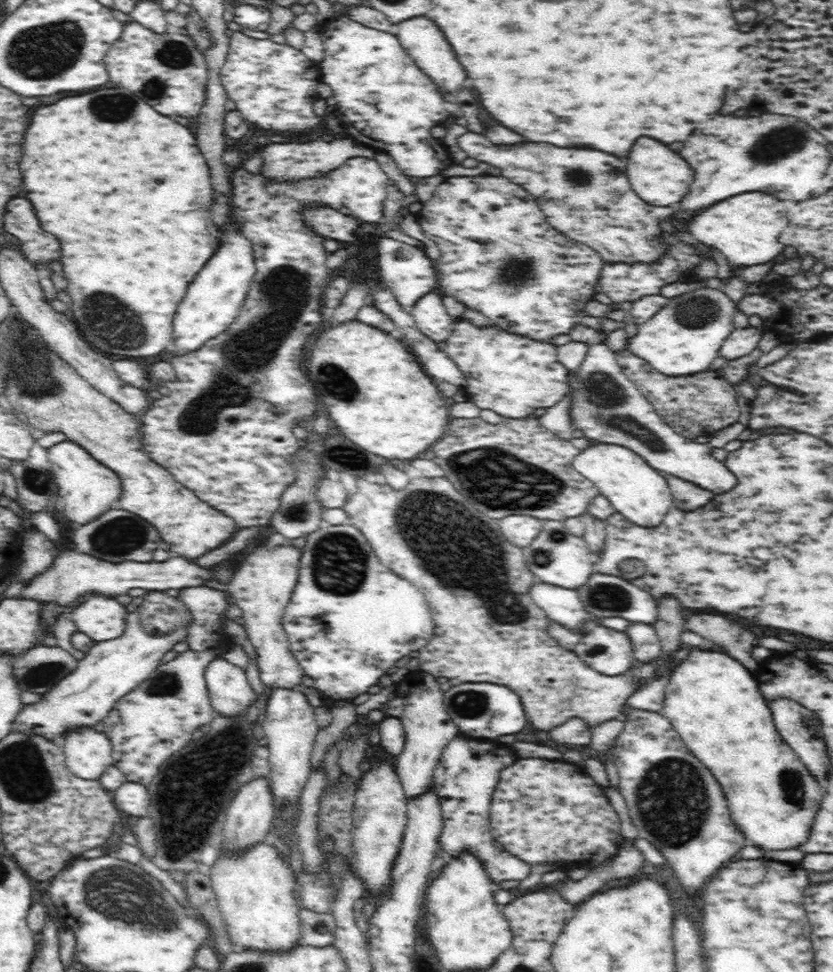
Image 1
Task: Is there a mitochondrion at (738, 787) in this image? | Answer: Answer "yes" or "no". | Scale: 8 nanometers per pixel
no

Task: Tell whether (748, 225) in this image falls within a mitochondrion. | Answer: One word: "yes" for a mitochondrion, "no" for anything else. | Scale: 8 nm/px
no

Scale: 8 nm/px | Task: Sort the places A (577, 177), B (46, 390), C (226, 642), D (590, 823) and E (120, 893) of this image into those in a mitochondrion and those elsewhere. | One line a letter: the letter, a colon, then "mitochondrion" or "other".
A: mitochondrion
B: other
C: other
D: other
E: mitochondrion

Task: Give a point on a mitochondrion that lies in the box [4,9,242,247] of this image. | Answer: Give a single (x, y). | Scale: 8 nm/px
(47, 51)

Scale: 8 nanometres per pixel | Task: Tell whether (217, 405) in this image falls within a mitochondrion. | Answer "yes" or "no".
yes

